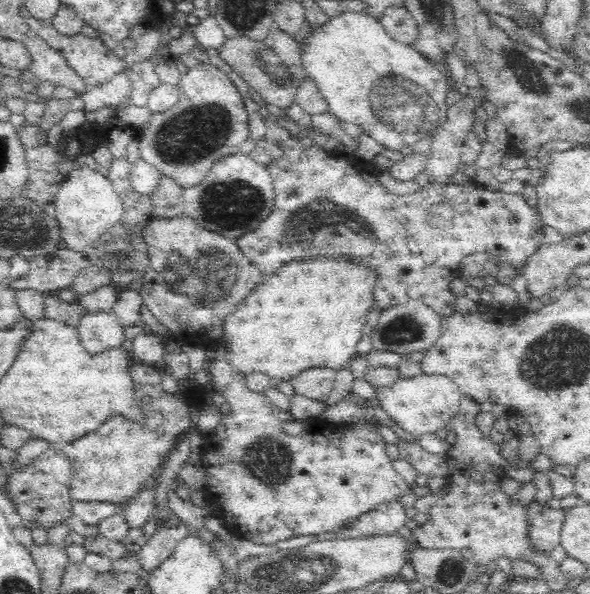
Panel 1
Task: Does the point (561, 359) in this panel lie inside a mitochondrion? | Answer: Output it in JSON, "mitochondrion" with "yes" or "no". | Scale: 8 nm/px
{"mitochondrion":"yes"}

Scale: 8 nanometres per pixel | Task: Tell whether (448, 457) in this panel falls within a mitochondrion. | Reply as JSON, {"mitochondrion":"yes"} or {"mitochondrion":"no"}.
{"mitochondrion":"no"}

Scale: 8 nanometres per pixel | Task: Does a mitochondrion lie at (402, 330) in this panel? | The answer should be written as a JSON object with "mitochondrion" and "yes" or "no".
{"mitochondrion":"yes"}

